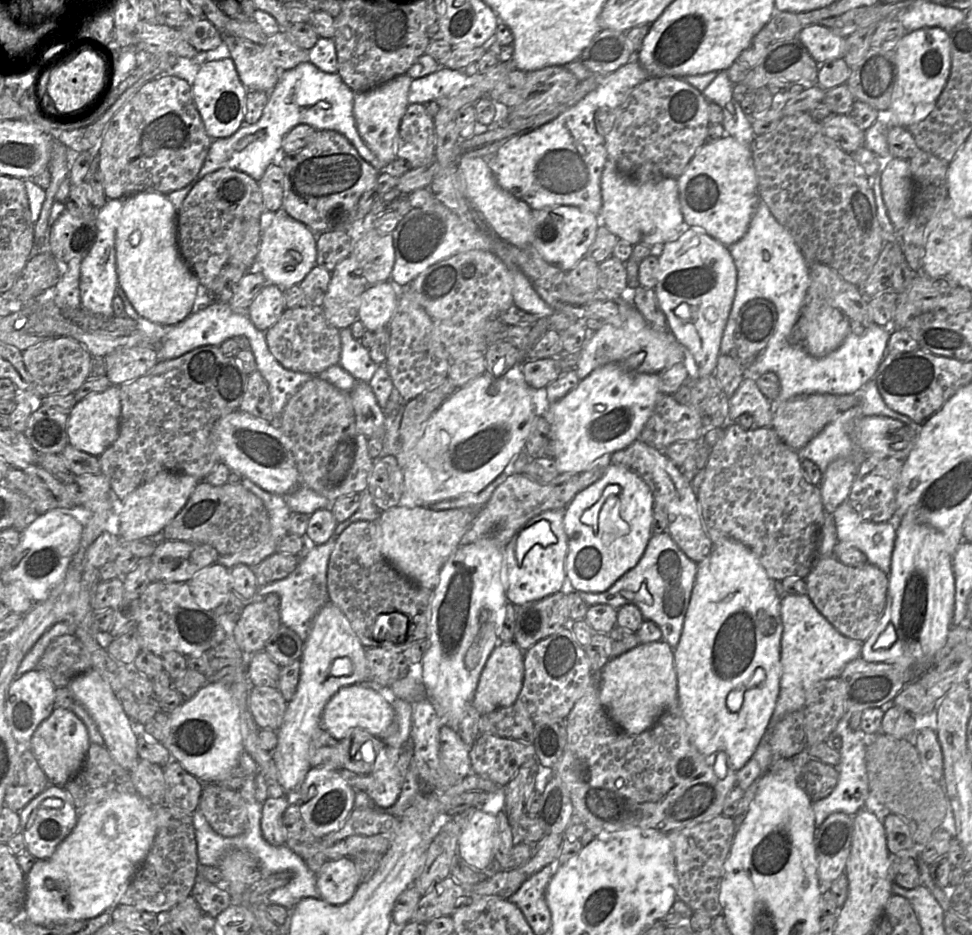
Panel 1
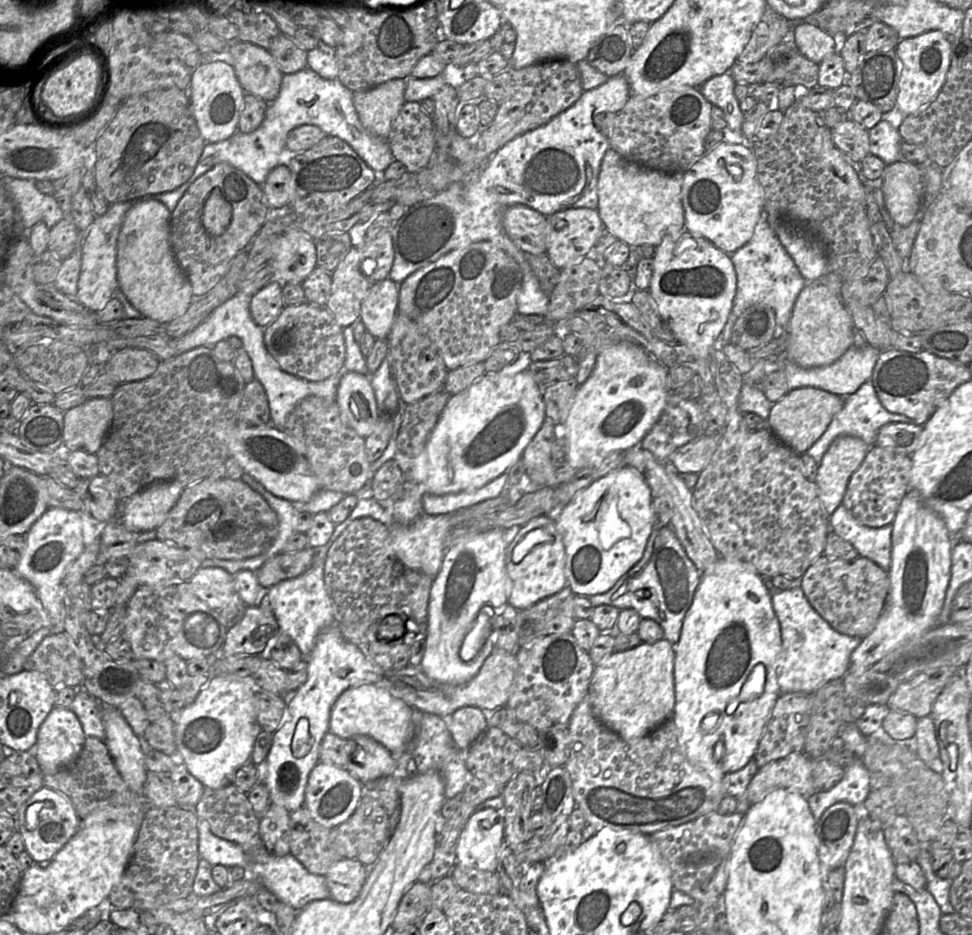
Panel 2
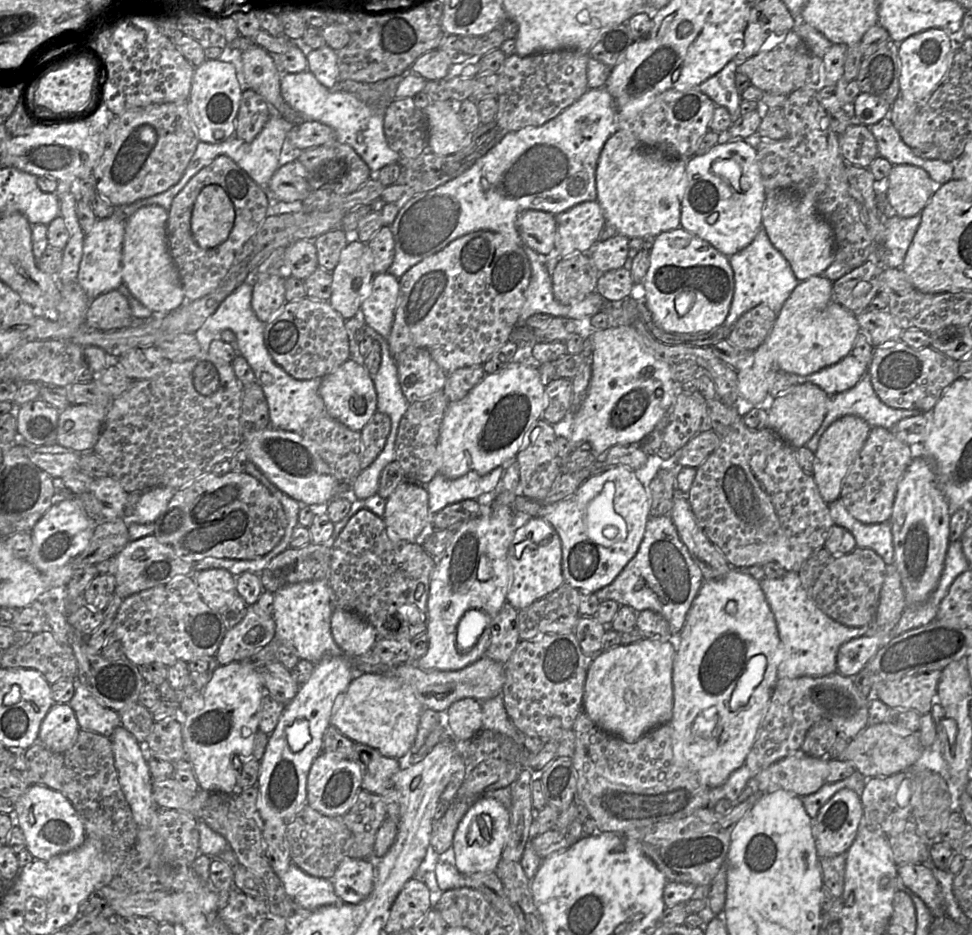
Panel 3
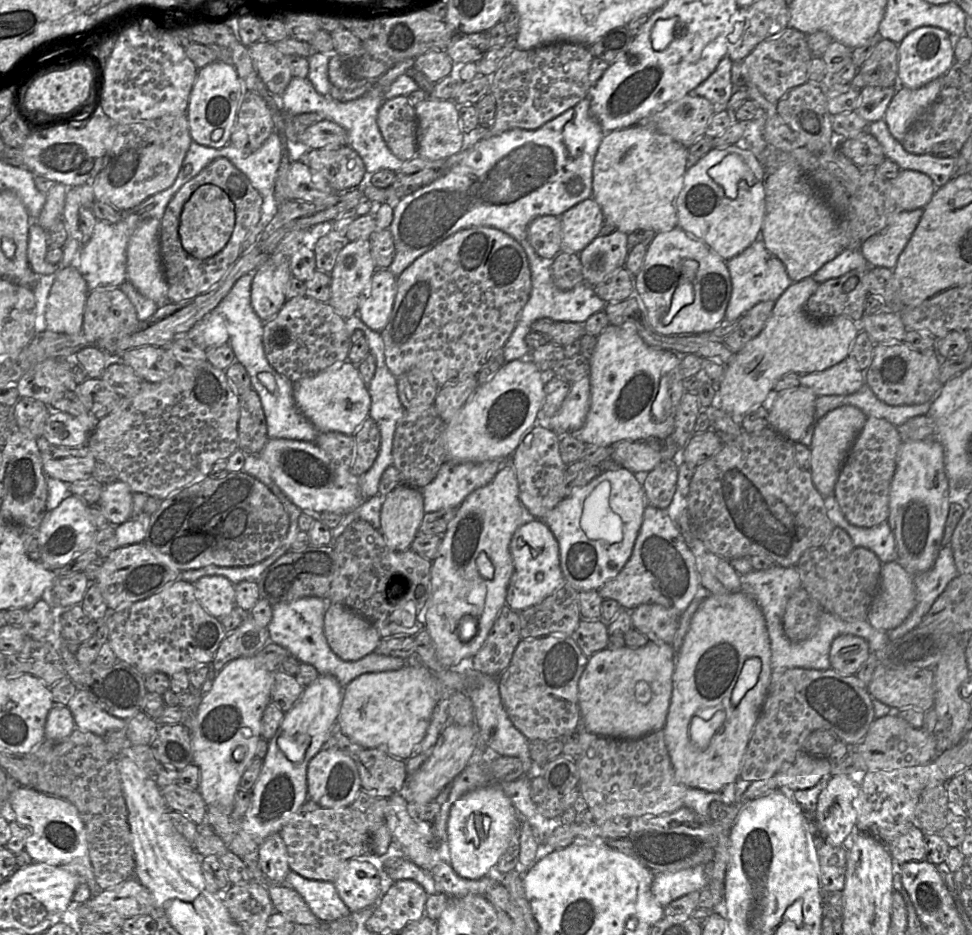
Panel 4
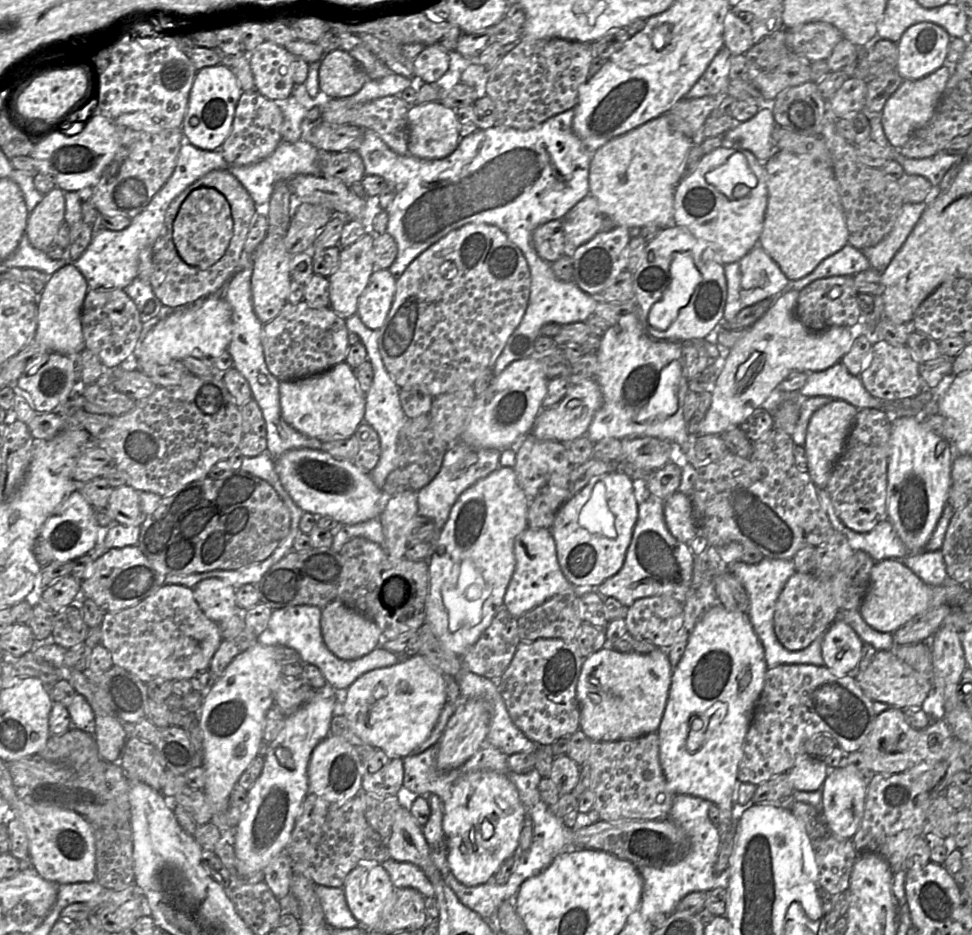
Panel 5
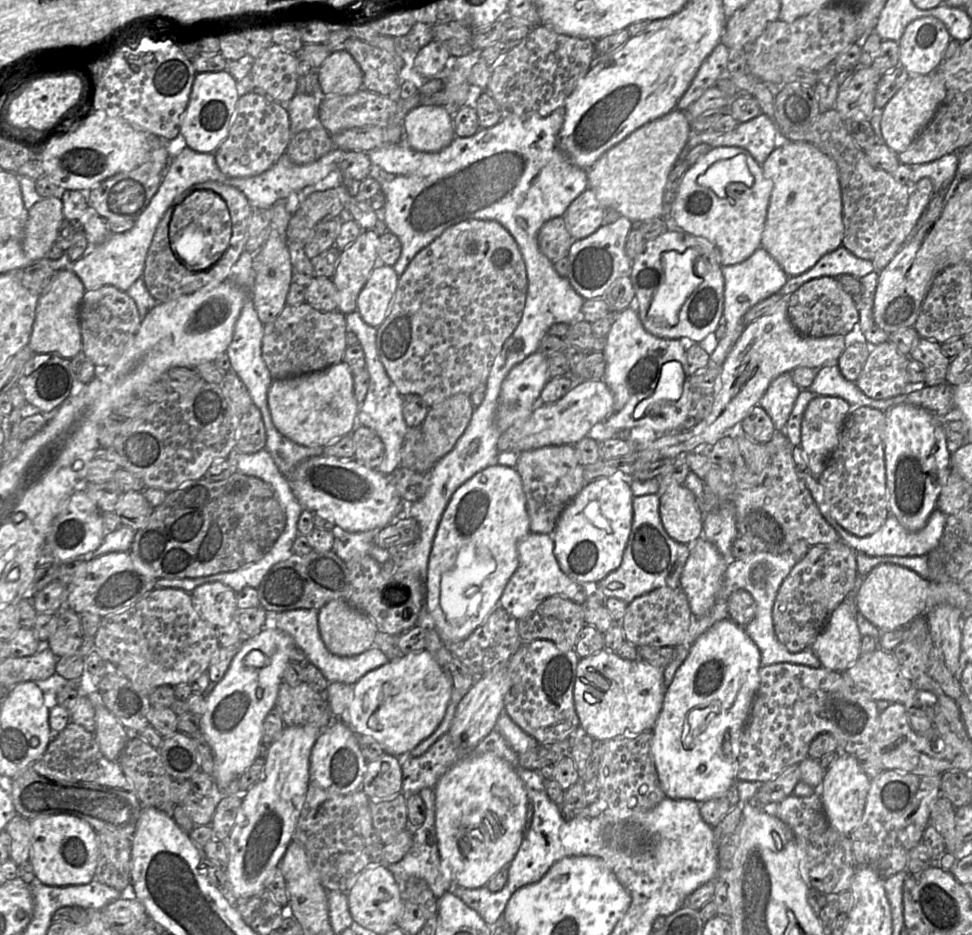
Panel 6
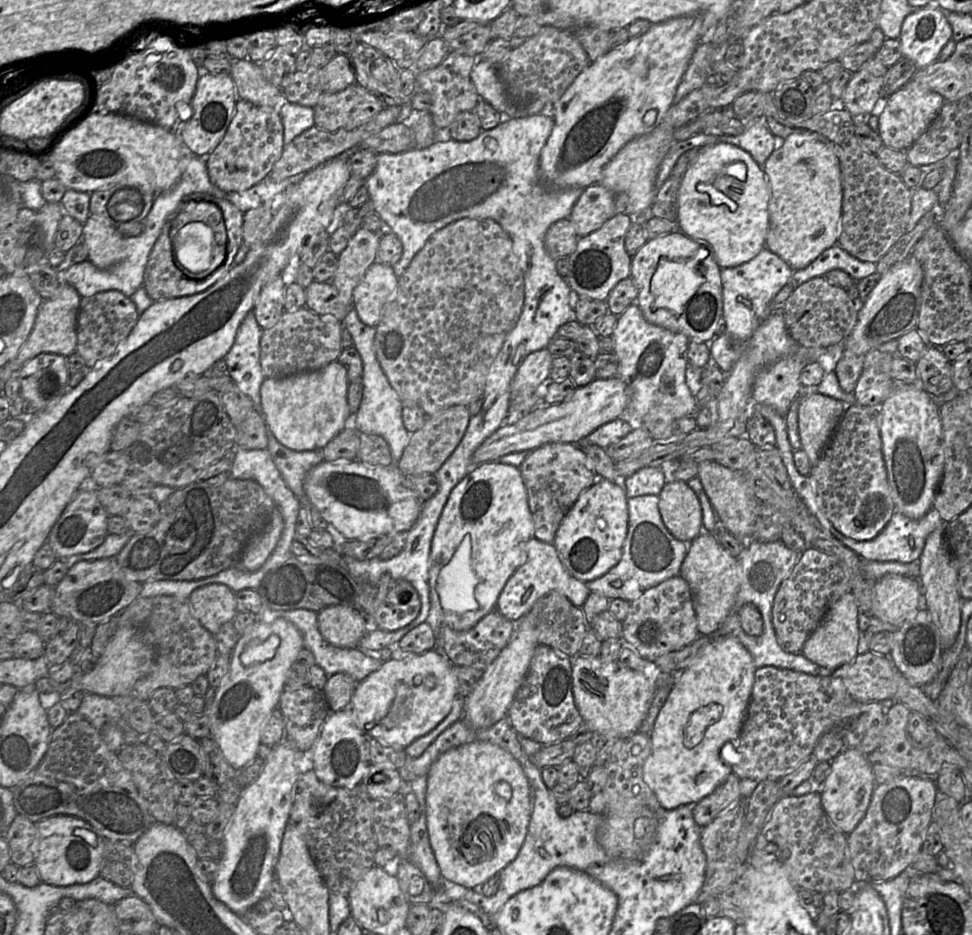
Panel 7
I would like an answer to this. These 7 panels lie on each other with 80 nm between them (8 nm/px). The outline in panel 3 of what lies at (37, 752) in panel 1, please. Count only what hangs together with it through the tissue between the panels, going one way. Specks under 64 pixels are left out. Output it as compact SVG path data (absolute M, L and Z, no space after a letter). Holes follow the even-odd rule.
M54 703L40 725L38 742L52 752L65 752L74 745L79 731L69 704Z

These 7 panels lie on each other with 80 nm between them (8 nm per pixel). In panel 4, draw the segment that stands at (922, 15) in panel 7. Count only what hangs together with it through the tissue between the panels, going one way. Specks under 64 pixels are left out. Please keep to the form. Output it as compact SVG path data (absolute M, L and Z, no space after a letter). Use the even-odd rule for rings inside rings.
M922 26L910 33L898 44L898 84L908 88L920 88L943 77L954 63L954 37L932 26Z

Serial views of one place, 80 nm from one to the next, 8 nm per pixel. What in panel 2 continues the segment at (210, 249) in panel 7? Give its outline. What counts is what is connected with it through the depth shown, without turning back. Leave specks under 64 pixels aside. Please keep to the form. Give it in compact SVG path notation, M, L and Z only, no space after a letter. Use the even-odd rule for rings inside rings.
M218 188L213 189L203 209L202 223L205 230L211 235L220 235L229 226L231 218L231 204Z

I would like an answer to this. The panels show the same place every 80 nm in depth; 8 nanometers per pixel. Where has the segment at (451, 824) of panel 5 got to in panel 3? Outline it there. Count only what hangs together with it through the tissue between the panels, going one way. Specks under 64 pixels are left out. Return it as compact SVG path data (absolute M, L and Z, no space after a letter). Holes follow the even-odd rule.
M494 798L476 800L460 820L453 838L455 867L462 875L495 871L508 839L510 812Z

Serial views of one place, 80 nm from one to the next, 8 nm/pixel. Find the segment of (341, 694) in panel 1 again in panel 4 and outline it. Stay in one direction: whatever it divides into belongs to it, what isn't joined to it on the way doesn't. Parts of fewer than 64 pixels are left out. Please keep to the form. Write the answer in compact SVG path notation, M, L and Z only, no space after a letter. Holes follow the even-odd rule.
M411 662L399 670L364 673L353 679L343 688L337 722L342 731L363 748L380 749L392 757L406 761L424 738L437 703L435 674L419 662Z

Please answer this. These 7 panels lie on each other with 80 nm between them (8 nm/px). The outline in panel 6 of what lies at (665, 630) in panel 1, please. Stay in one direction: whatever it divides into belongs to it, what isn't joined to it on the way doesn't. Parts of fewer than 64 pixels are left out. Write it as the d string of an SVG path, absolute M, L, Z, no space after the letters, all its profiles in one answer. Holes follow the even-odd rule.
M659 478L629 479L632 494L633 520L631 533L620 566L593 586L606 598L631 603L636 597L657 588L680 587L680 577L690 554L690 545L678 543L665 531L659 512Z

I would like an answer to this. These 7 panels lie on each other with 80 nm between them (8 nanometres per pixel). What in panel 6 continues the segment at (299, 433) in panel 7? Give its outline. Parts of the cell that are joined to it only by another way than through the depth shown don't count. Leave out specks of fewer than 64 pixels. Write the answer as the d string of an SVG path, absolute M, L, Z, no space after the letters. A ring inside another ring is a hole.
M343 361L320 371L274 379L267 393L273 424L282 435L307 447L324 447L351 434L360 408L353 381L353 373Z

